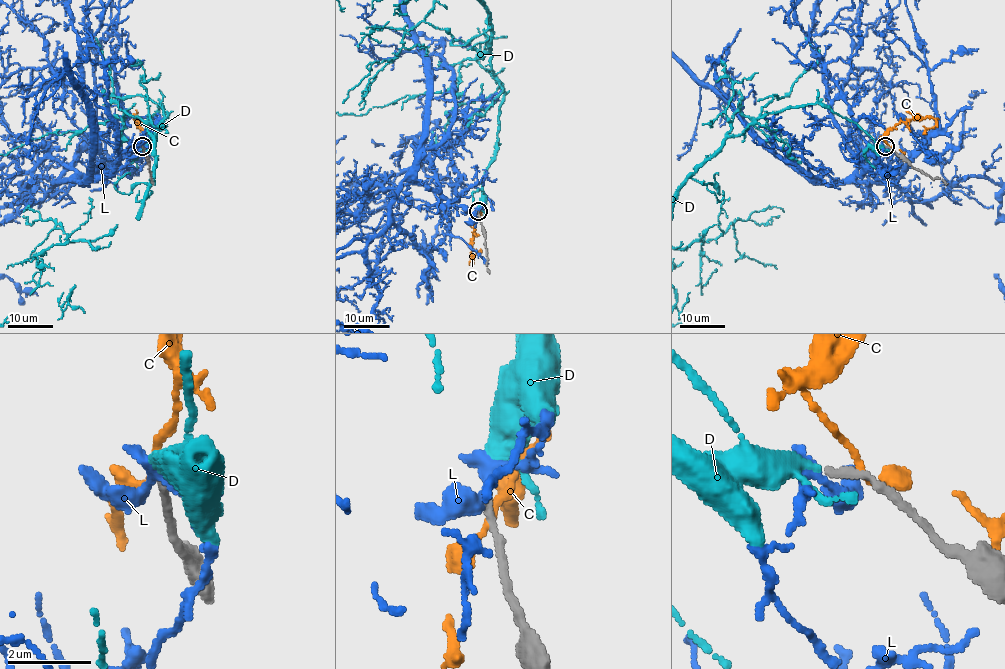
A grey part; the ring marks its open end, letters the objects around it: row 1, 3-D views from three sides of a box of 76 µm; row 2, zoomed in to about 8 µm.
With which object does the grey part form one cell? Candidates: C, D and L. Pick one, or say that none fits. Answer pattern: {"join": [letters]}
{"join": ["D"]}

